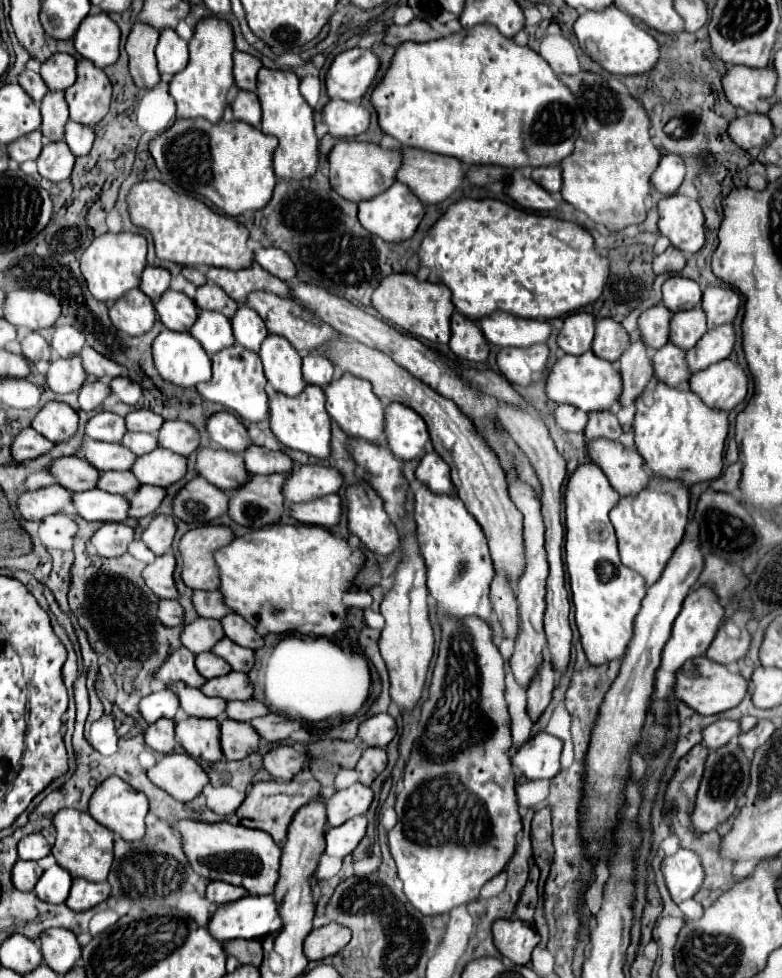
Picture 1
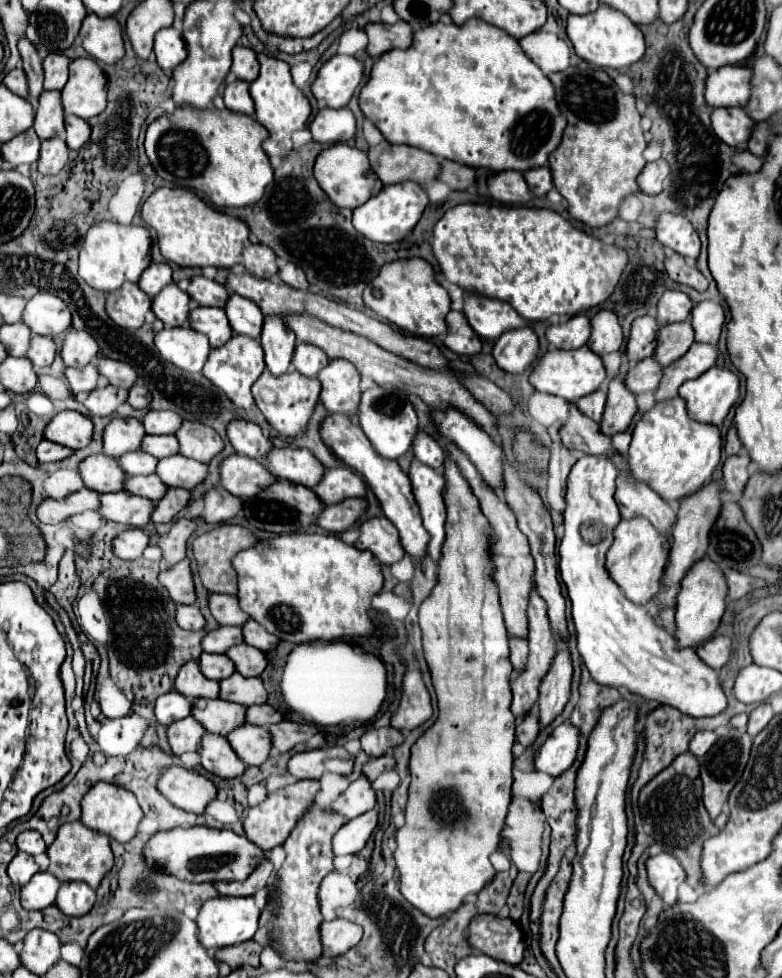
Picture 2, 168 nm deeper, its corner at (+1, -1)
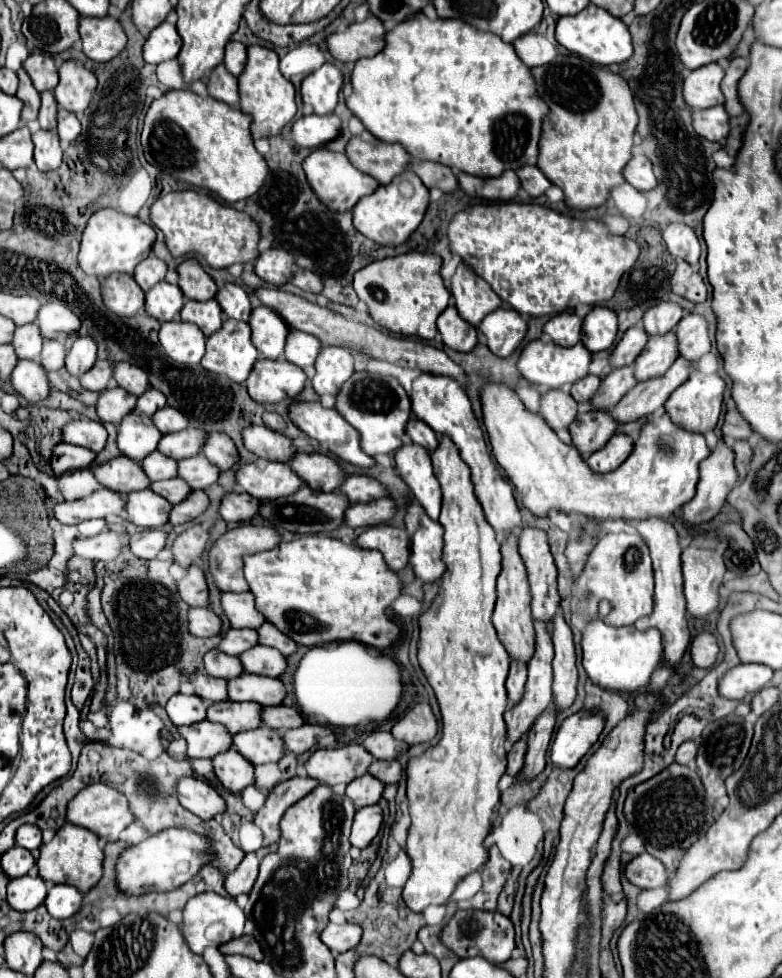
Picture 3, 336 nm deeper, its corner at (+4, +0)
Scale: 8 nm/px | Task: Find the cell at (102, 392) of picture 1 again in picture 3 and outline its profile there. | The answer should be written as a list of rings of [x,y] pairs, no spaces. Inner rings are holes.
[[[122,387],[106,389],[100,393],[100,399],[96,403],[96,411],[102,421],[118,425],[126,415],[130,415],[136,407],[136,395],[130,395]]]

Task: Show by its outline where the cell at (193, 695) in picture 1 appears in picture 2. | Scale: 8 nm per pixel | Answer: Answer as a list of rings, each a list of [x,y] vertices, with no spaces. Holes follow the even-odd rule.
[[[195,698],[191,706],[193,718],[205,726],[207,732],[215,732],[227,736],[227,732],[235,730],[243,722],[245,706],[231,704],[221,698]]]

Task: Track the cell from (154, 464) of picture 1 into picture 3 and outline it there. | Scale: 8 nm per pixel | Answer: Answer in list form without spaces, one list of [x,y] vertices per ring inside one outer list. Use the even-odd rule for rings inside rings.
[[[196,455],[178,461],[178,475],[192,489],[206,489],[218,481],[220,469],[212,465],[208,459],[204,459],[204,455]]]

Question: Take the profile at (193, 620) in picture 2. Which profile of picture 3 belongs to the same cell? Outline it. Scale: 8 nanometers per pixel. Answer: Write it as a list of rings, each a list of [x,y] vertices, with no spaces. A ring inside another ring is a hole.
[[[190,609],[188,613],[190,619],[190,631],[196,637],[212,637],[218,635],[222,629],[220,617],[212,609]]]

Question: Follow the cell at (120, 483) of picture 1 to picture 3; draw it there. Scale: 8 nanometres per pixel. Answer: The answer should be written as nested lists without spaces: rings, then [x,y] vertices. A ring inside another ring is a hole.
[[[168,479],[168,481],[160,481],[160,483],[152,483],[152,491],[164,495],[170,503],[180,503],[190,495],[190,485],[184,479]]]

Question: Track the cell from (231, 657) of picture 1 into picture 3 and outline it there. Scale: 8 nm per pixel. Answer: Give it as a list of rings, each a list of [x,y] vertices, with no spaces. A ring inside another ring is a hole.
[[[256,645],[248,649],[248,653],[240,657],[240,661],[246,673],[256,673],[266,677],[280,677],[288,667],[286,657],[280,651],[272,647],[264,647],[264,645]]]

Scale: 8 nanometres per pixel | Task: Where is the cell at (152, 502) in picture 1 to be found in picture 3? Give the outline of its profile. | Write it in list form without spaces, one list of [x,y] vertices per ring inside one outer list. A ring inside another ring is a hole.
[[[192,491],[192,495],[188,495],[188,499],[184,499],[184,503],[174,505],[172,515],[170,515],[170,523],[172,525],[182,525],[188,521],[198,519],[210,505],[210,499],[204,491]]]

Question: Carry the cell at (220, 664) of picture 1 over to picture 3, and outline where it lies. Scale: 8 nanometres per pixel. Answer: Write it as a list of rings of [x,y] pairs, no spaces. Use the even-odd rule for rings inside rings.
[[[212,649],[204,655],[204,669],[208,675],[222,677],[222,679],[234,679],[244,673],[240,659],[226,655],[220,649]]]

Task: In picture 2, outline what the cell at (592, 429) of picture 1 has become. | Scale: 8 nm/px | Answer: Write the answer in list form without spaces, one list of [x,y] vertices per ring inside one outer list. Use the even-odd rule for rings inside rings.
[[[603,390],[593,392],[591,396],[585,396],[583,400],[577,400],[577,408],[591,420],[601,422],[603,418],[603,410],[605,410],[605,402],[607,402],[607,394]]]

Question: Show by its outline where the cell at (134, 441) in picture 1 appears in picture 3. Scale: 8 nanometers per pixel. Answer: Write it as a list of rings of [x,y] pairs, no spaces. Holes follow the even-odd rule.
[[[184,429],[184,431],[172,433],[172,435],[164,435],[158,451],[180,461],[180,459],[192,457],[192,455],[198,455],[202,451],[206,439],[208,439],[208,431]]]

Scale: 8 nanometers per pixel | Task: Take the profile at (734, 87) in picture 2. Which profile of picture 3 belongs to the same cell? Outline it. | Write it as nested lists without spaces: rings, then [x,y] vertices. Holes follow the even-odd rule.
[[[708,63],[690,71],[684,79],[682,95],[684,101],[692,109],[706,109],[724,103],[724,95],[720,91],[720,81],[724,77],[724,67],[720,63]]]

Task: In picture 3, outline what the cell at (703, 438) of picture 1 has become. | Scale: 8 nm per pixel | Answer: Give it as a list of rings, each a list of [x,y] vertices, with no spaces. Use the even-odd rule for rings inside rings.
[[[484,383],[480,387],[480,403],[482,403],[482,423],[486,427],[494,459],[506,471],[510,483],[514,483],[518,495],[526,509],[530,509],[536,517],[548,517],[550,511],[560,511],[566,515],[584,515],[592,519],[650,519],[650,517],[670,517],[676,509],[688,503],[694,497],[698,483],[698,465],[710,453],[704,437],[700,433],[688,433],[672,423],[672,419],[664,415],[650,417],[640,431],[638,441],[634,443],[634,451],[630,457],[612,473],[596,473],[588,467],[586,459],[572,447],[558,439],[558,435],[548,427],[542,415],[532,413],[524,407],[514,389],[502,383]]]

